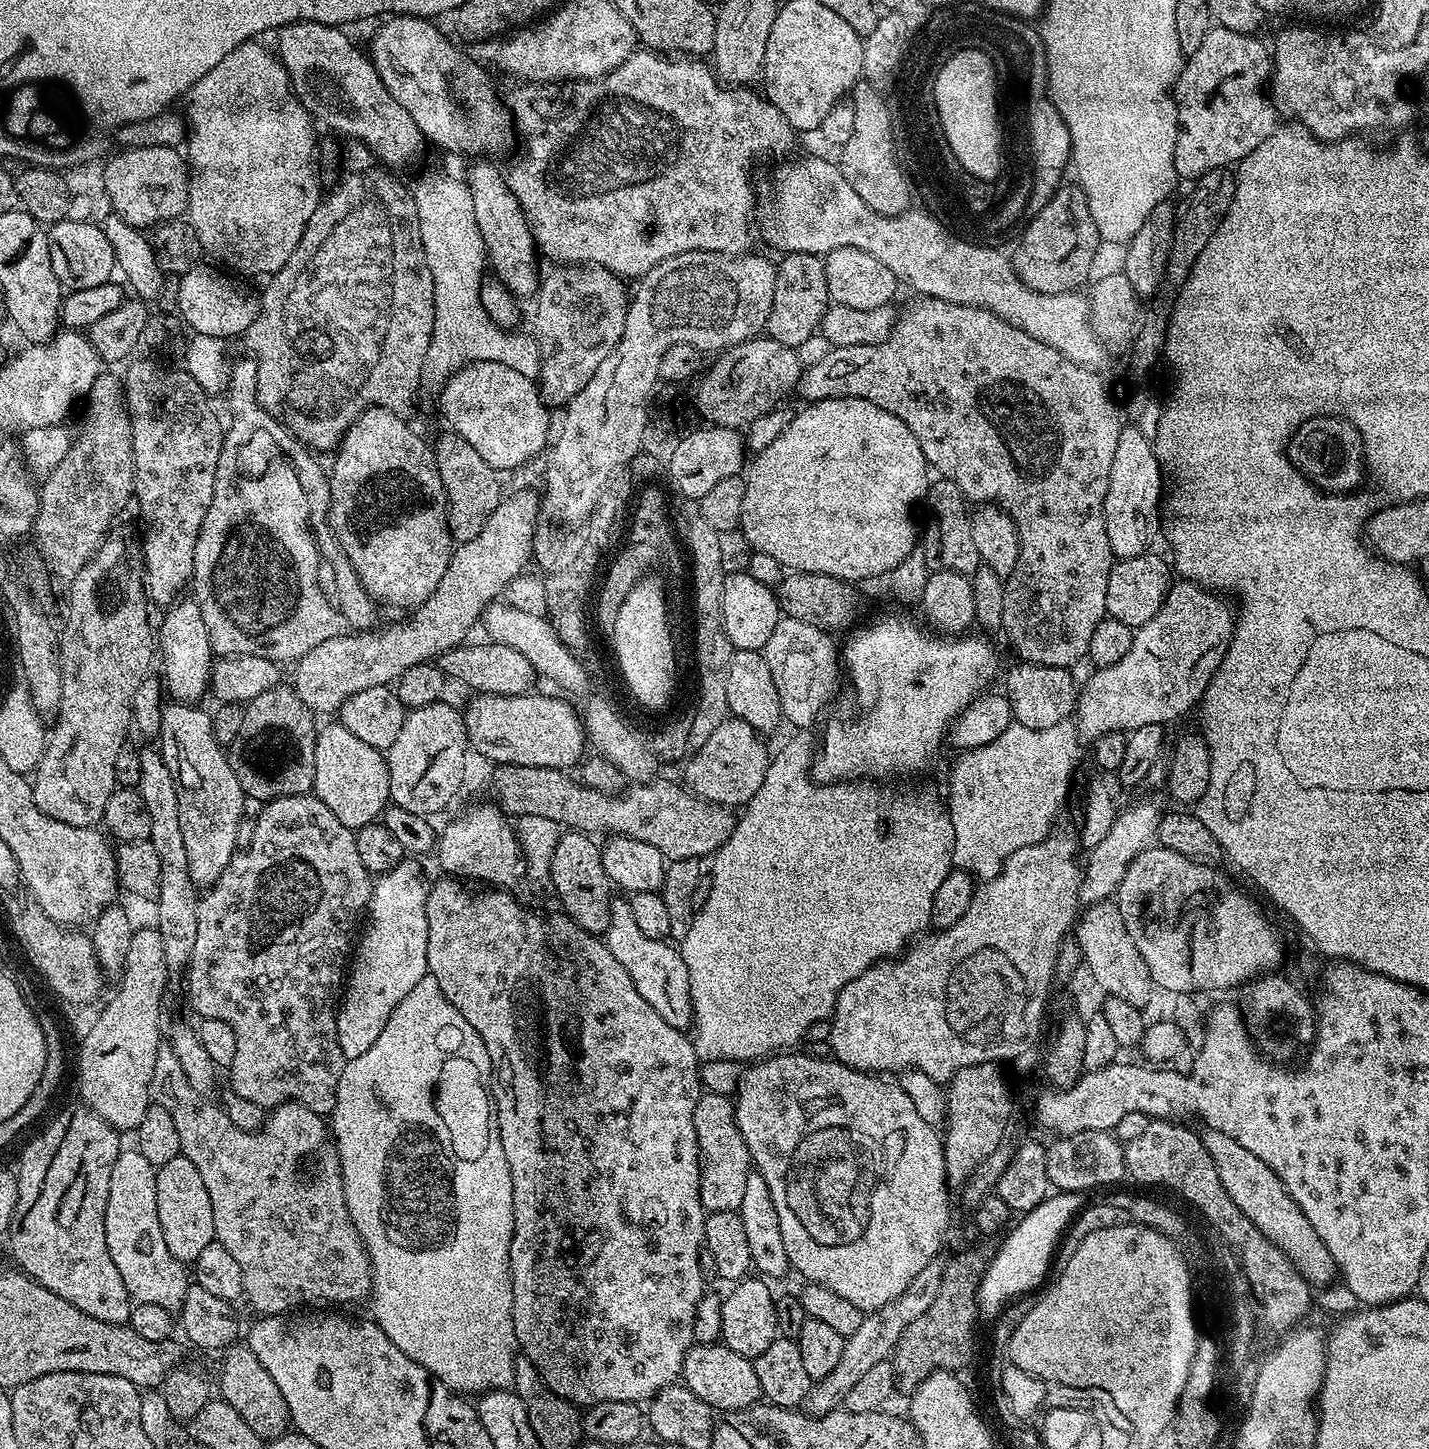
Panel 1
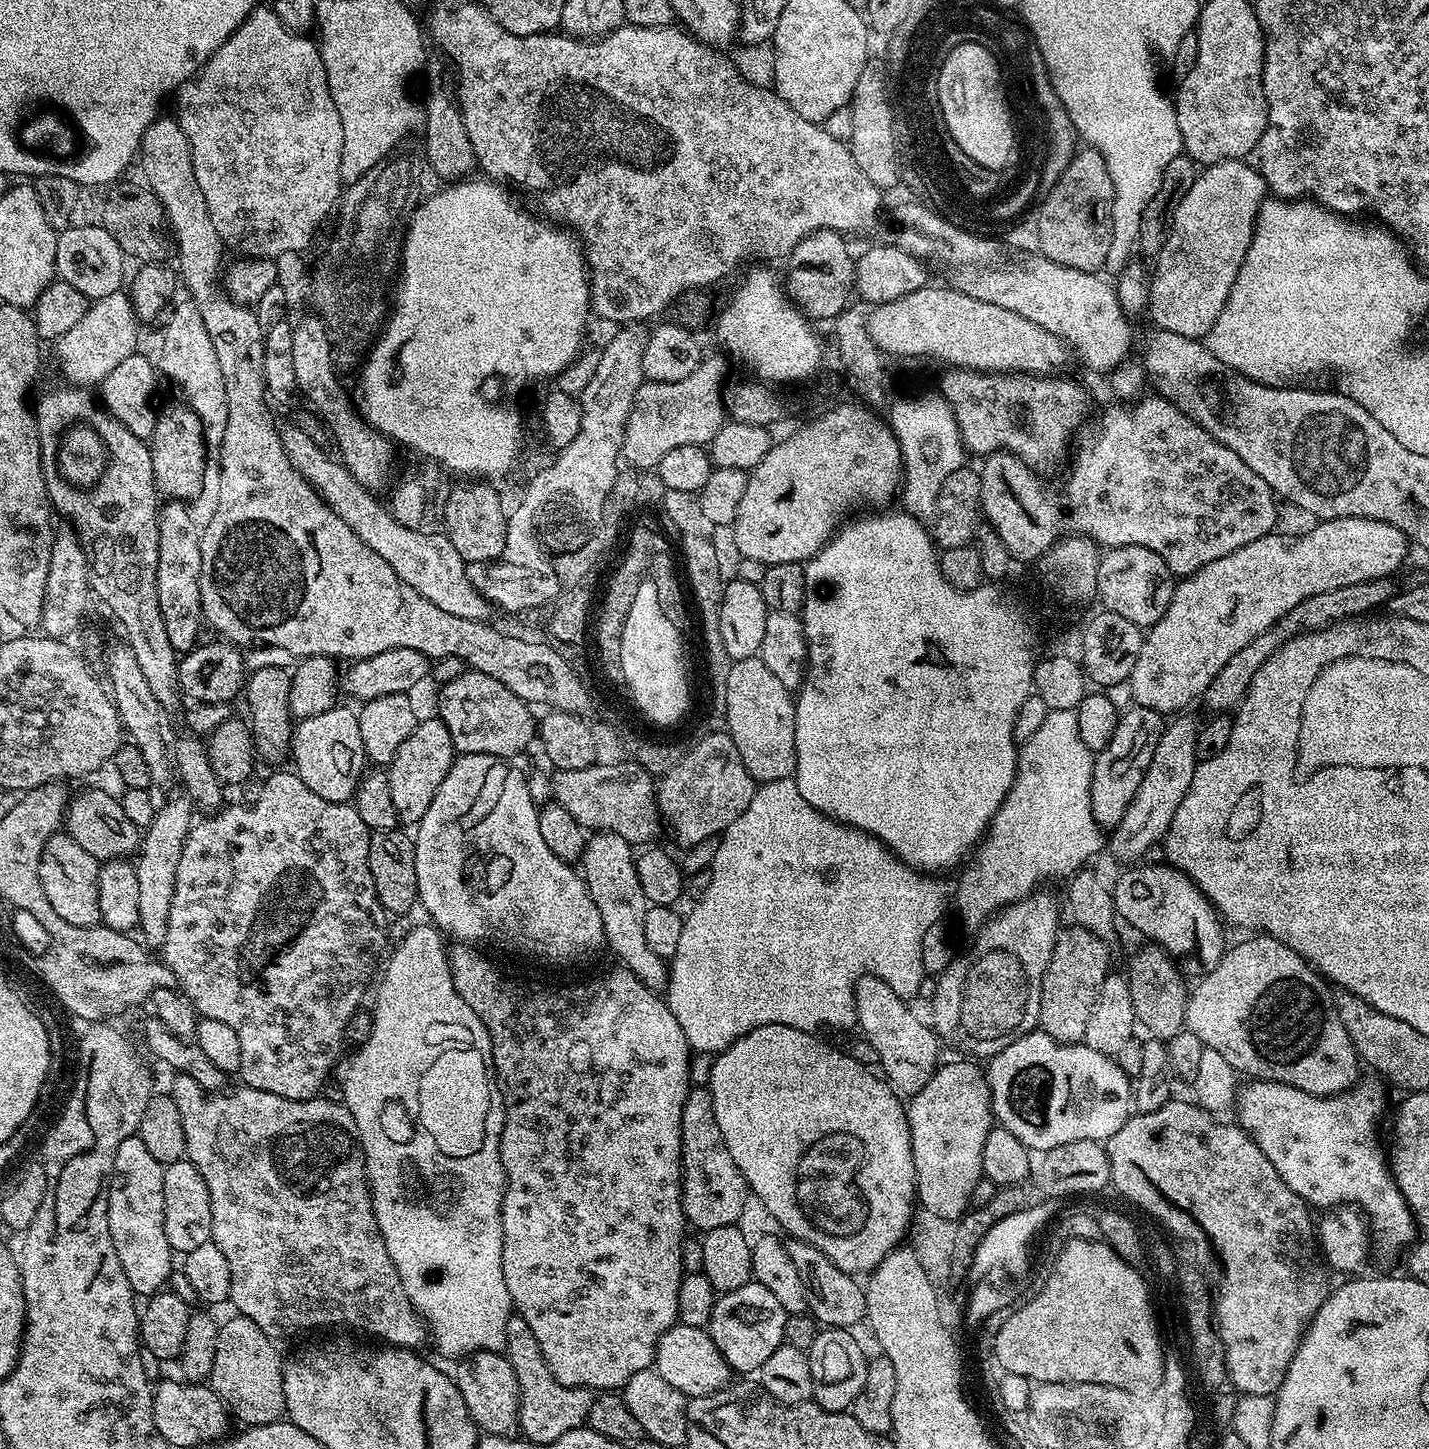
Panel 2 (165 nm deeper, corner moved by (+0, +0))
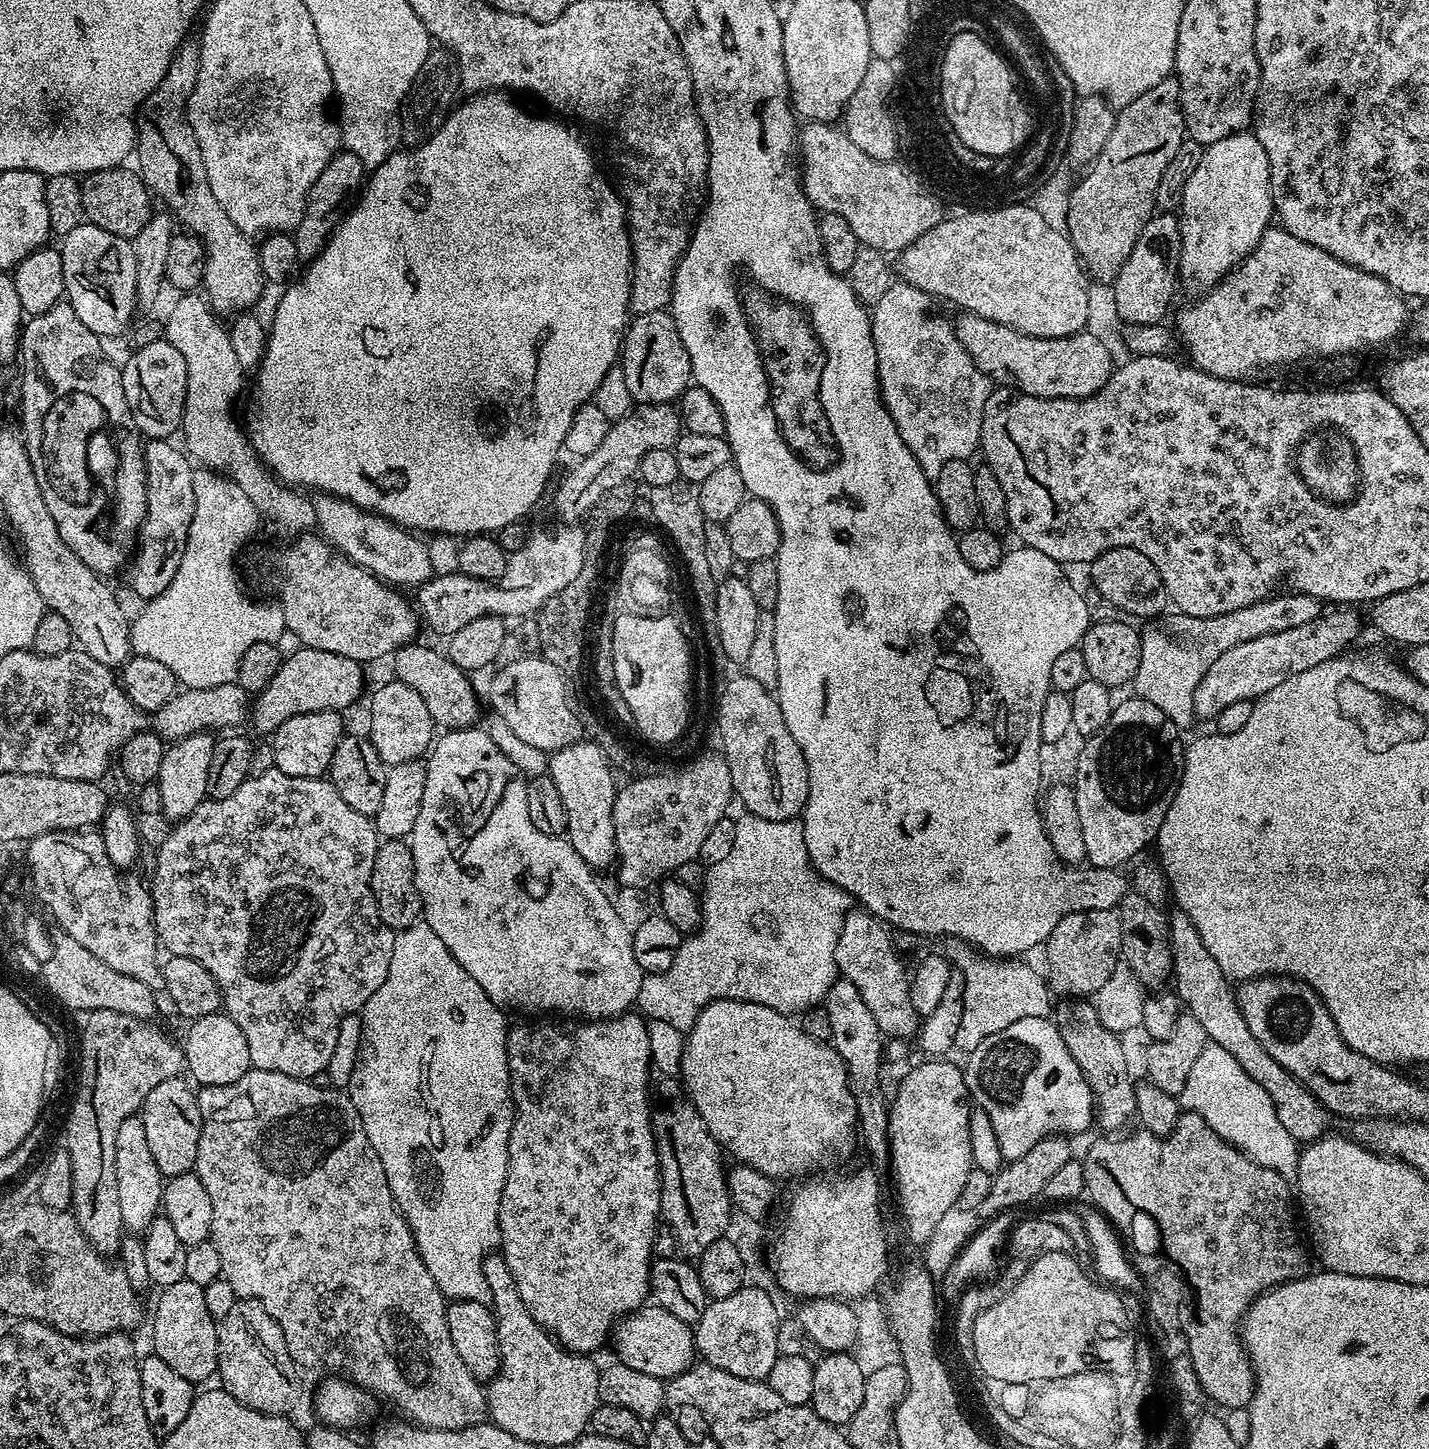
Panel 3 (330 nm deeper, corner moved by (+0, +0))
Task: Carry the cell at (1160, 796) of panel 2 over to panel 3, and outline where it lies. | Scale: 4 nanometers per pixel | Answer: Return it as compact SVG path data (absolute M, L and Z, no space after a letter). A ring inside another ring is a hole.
M1334 608L1308 624L1244 641L1226 650L1209 666L1194 692L1195 715L1208 720L1231 703L1260 699L1286 678L1343 655L1360 634L1362 622L1354 608Z

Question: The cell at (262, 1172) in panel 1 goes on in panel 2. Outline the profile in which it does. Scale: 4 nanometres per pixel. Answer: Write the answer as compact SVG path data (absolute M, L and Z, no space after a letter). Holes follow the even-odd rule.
M176 1074L171 1077L172 1089L170 1095L174 1106L178 1106L178 1114L182 1114L182 1130L186 1134L186 1158L198 1170L198 1174L202 1174L202 1178L206 1182L206 1190L210 1190L210 1214L212 1215L212 1241L218 1246L218 1250L222 1250L222 1254L226 1254L226 1262L230 1262L230 1294L228 1295L231 1307L239 1315L250 1318L250 1322L254 1322L254 1326L258 1326L258 1330L262 1330L268 1336L279 1338L279 1336L296 1336L299 1332L304 1332L307 1328L324 1328L327 1324L345 1324L348 1328L361 1328L364 1332L369 1332L372 1336L377 1336L377 1341L383 1342L388 1346L398 1348L419 1349L423 1340L429 1339L430 1333L424 1323L423 1318L417 1314L413 1308L410 1298L406 1296L406 1290L402 1286L402 1278L398 1278L398 1270L394 1266L394 1262L390 1258L390 1250L386 1250L386 1242L382 1238L382 1234L378 1230L378 1222L374 1218L374 1206L372 1205L372 1191L368 1189L368 1171L366 1170L366 1162L364 1161L364 1152L360 1148L360 1134L356 1131L356 1123L350 1114L350 1110L339 1099L324 1100L325 1098L317 1098L315 1100L295 1100L294 1098L282 1098L282 1094L272 1094L266 1090L254 1090L247 1086L239 1086L233 1092L218 1091L207 1092L202 1090L202 1086L198 1086L198 1082L194 1082L194 1078L183 1074Z

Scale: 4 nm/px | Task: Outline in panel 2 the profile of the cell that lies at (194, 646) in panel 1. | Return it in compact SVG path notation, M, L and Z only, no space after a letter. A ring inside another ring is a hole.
M172 498L168 504L159 509L160 529L158 530L158 606L162 610L162 618L166 622L166 634L170 637L170 646L174 646L177 654L191 652L197 647L200 636L200 624L204 620L204 611L200 605L200 571L202 570L202 550L200 549L201 529L196 528L192 516L181 501Z

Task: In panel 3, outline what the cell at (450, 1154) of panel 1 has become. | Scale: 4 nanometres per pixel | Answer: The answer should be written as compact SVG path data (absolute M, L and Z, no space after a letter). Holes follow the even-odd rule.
M417 922L396 932L394 938L394 954L390 957L390 970L386 974L386 982L370 994L364 1004L362 1018L362 1038L360 1039L360 1056L356 1059L354 1074L346 1085L346 1091L354 1102L354 1110L358 1110L358 1118L362 1118L362 1126L366 1130L366 1138L370 1138L370 1146L374 1146L374 1154L382 1158L382 1170L386 1170L386 1182L390 1182L392 1197L406 1218L410 1230L414 1234L414 1242L418 1246L418 1254L422 1262L426 1262L426 1270L430 1270L430 1278L438 1282L440 1293L449 1301L469 1300L488 1304L492 1299L490 1286L486 1286L486 1274L482 1272L484 1260L499 1245L500 1227L498 1226L498 1210L502 1186L508 1177L508 1135L512 1129L514 1109L512 1106L512 1089L508 1079L508 1034L504 1028L505 1013L493 1002L458 966L458 958L446 950L446 942L430 930L430 926Z

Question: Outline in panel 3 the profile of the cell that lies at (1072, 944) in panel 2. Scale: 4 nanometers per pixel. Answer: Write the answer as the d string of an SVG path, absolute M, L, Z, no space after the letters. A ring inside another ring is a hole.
M1091 908L1085 912L1069 912L1054 926L1046 941L1048 948L1048 970L1046 979L1051 991L1057 997L1064 998L1092 998L1099 988L1106 983L1106 978L1118 966L1122 953L1120 950L1120 914L1111 908Z

